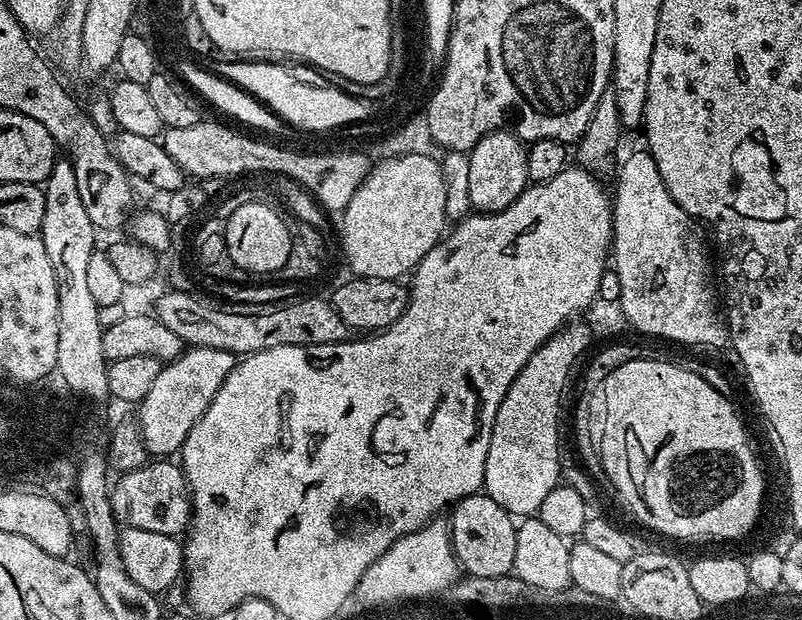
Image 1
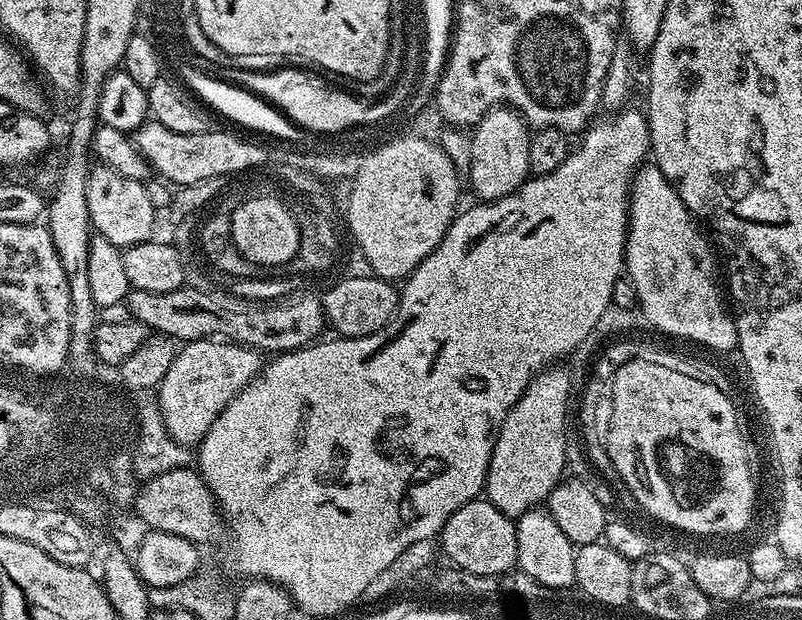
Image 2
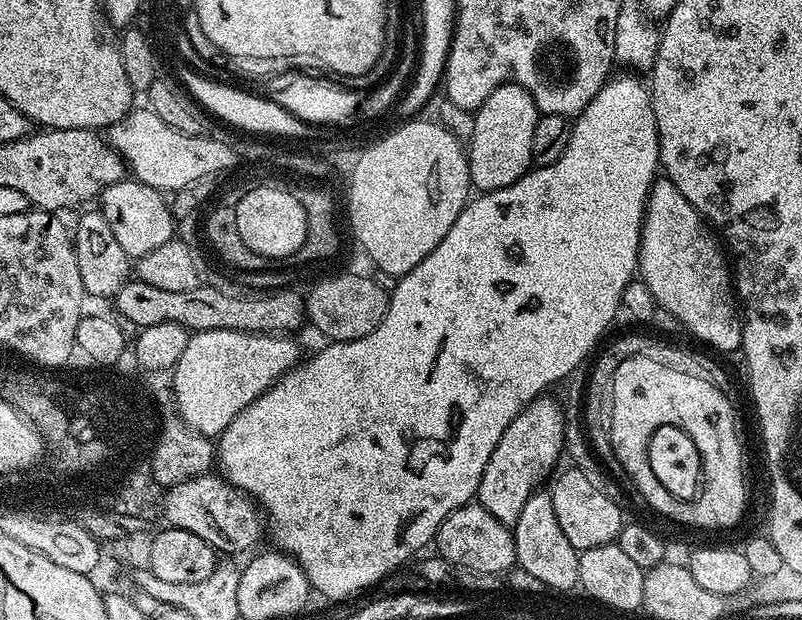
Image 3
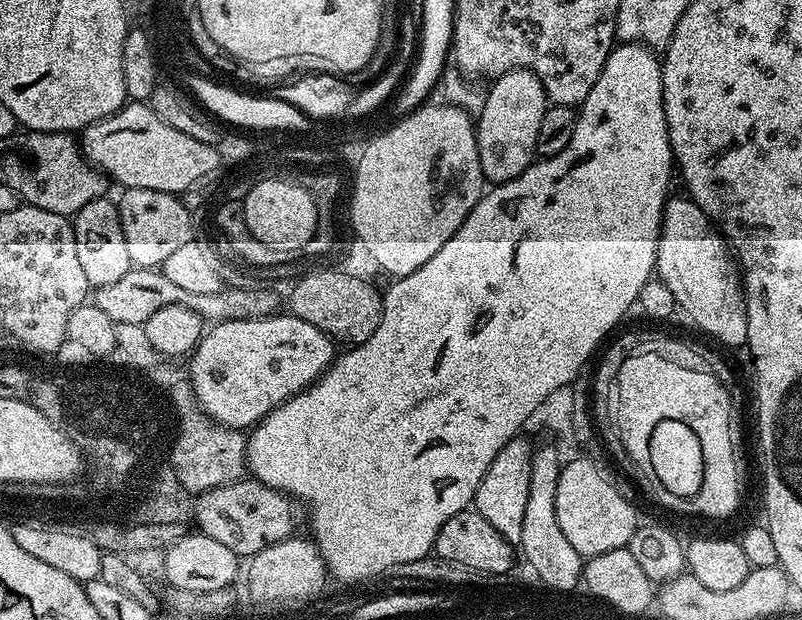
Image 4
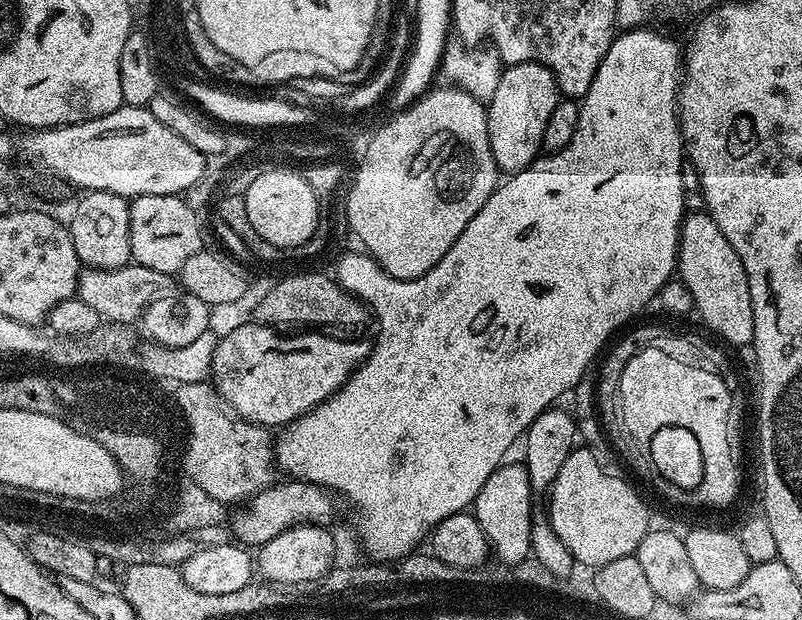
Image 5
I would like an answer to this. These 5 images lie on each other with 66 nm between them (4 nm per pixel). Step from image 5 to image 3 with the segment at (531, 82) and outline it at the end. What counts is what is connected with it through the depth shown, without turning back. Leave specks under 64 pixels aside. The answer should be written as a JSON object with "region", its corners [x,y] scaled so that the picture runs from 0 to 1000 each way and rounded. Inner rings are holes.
{"region":[[[627,135],[601,165],[601,171],[592,176],[589,194],[589,221],[581,226],[584,266],[590,305],[600,311],[626,306],[641,294],[646,294],[665,269],[661,248],[661,229],[666,224],[666,203],[673,195],[675,182],[668,176],[666,158],[651,139],[645,135]]]}

